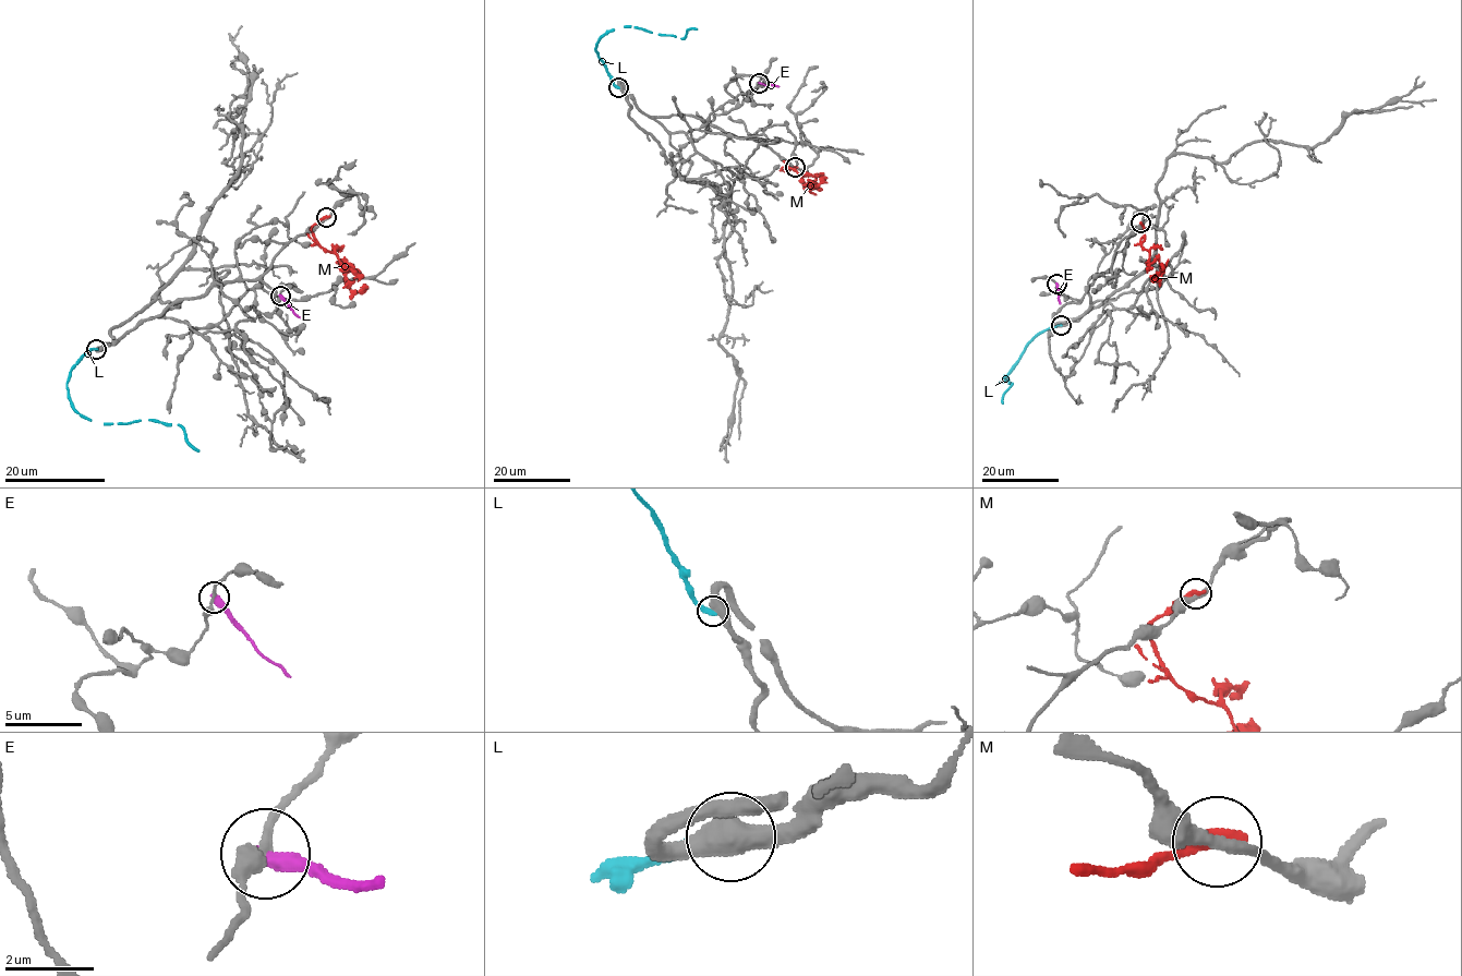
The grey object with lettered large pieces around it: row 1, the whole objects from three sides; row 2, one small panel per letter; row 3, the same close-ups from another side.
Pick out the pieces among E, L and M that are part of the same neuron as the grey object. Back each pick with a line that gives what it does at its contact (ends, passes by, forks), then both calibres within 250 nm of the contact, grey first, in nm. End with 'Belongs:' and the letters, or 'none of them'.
L: It ends there. Thickness 500 nm (grey) against 340 nm
Belongs: L

